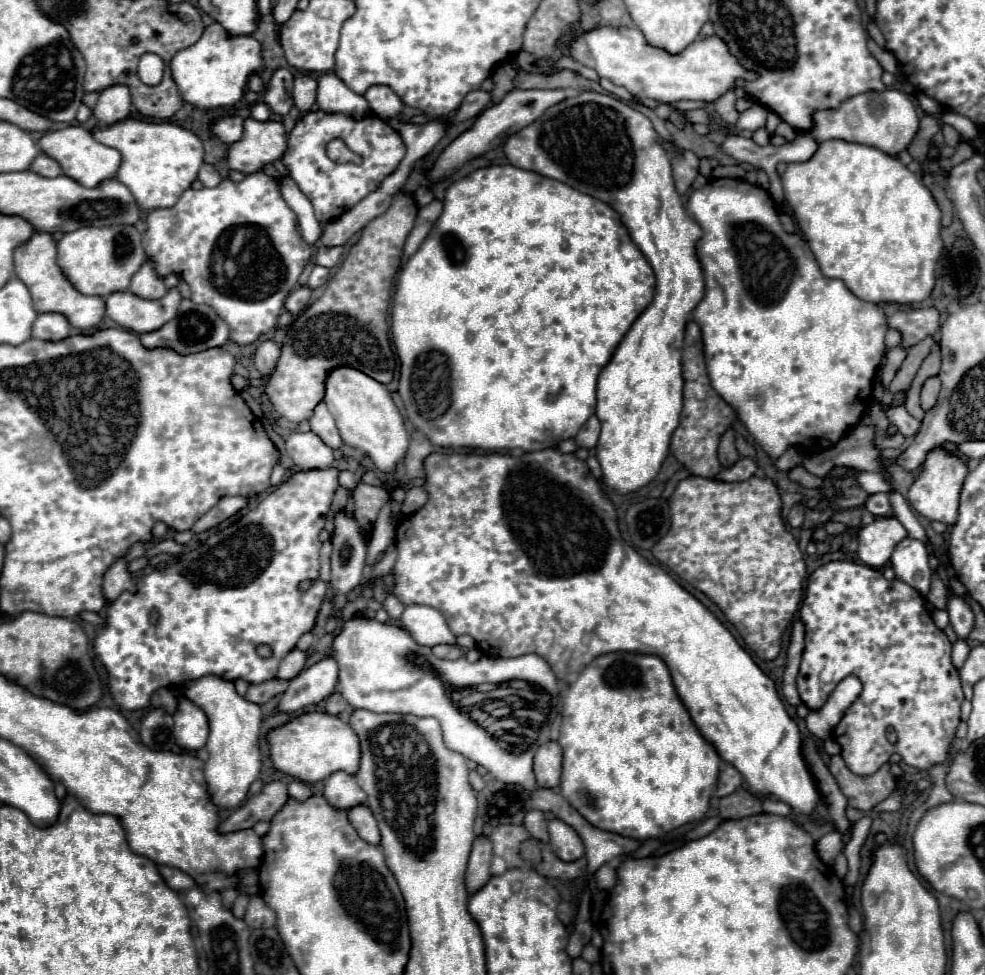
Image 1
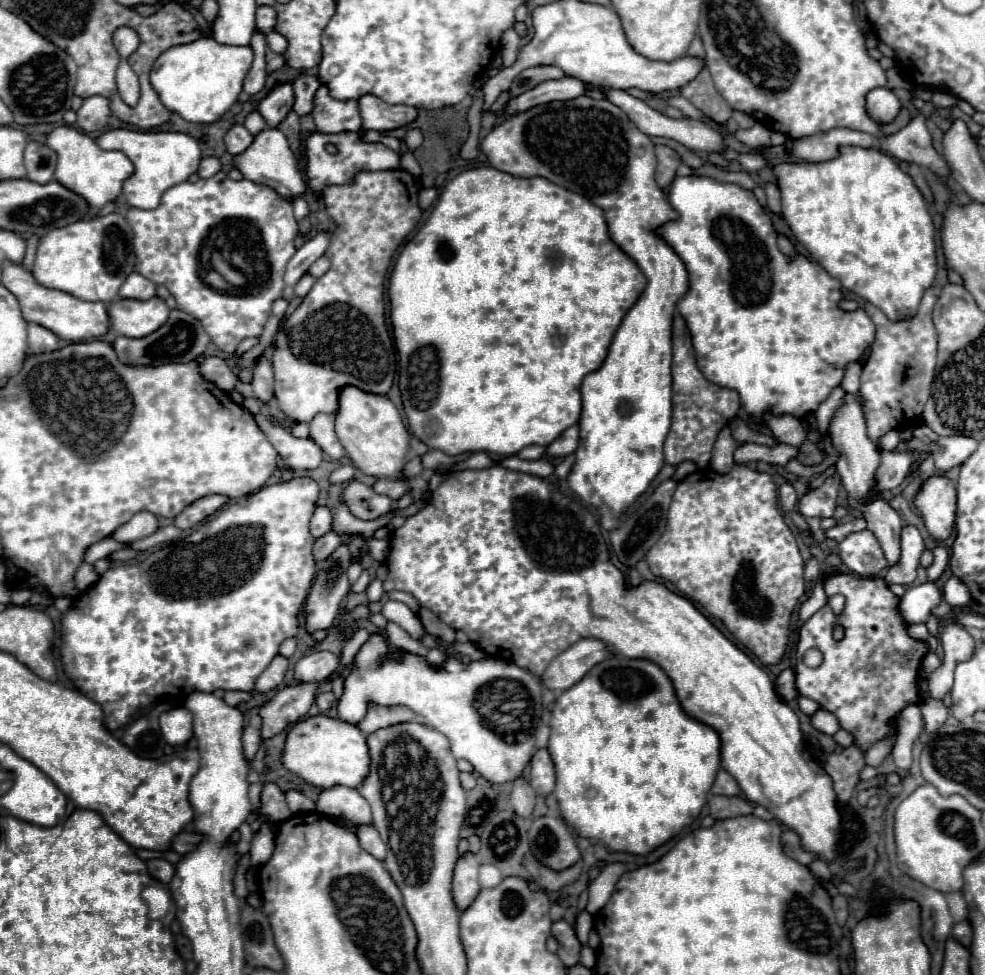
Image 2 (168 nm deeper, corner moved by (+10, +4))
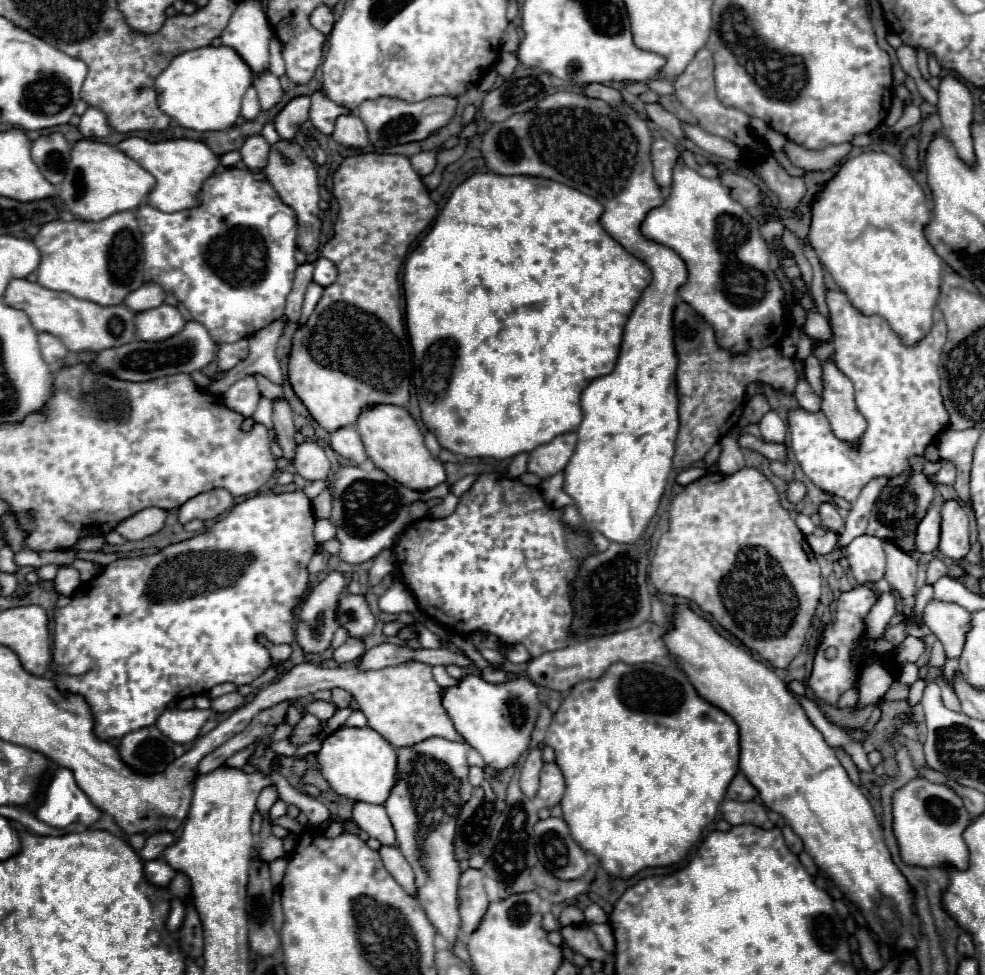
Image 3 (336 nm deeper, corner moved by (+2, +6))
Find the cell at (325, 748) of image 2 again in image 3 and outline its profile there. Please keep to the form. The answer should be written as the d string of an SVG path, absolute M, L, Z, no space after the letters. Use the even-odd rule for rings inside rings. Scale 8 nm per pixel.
M343 728L333 732L323 742L321 752L317 754L317 764L333 790L355 802L385 804L397 784L397 752L371 728Z

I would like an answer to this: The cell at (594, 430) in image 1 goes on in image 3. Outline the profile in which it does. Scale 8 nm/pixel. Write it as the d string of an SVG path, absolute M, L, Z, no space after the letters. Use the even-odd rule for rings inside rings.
M569 432L565 436L557 436L549 444L537 446L529 454L527 470L533 472L533 474L537 474L539 478L555 476L569 462L569 456L573 454L575 444L577 444L577 434L575 432Z

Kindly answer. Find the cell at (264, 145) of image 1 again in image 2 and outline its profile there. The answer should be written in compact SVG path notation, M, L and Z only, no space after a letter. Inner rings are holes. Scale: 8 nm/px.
M265 128L265 130L261 130L253 138L251 146L245 152L233 156L233 166L243 174L243 178L253 180L253 182L265 182L267 186L273 186L285 198L299 196L299 194L303 194L307 190L303 174L297 168L295 154L291 152L291 148L289 148L287 138L283 136L283 132L279 132L277 128Z

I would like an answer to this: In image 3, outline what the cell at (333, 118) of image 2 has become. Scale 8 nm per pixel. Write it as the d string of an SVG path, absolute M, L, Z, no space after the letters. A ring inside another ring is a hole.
M355 114L339 116L335 122L335 132L331 134L331 138L347 148L365 148L369 144L365 126Z

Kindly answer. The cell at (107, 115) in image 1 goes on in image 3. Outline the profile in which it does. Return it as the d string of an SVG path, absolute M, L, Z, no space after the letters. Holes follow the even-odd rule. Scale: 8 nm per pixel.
M87 108L85 114L81 116L79 122L79 132L83 134L83 138L103 138L111 132L107 118L101 110L97 108Z

